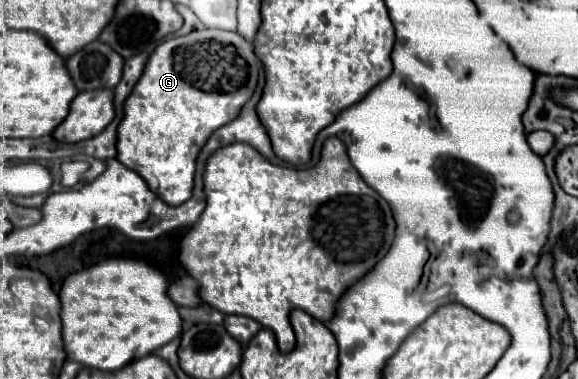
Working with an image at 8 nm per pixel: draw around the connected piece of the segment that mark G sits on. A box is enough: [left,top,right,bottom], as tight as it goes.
[117,30,261,204]

